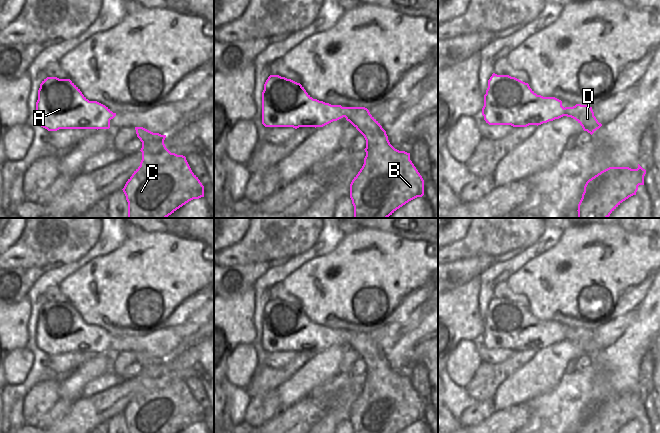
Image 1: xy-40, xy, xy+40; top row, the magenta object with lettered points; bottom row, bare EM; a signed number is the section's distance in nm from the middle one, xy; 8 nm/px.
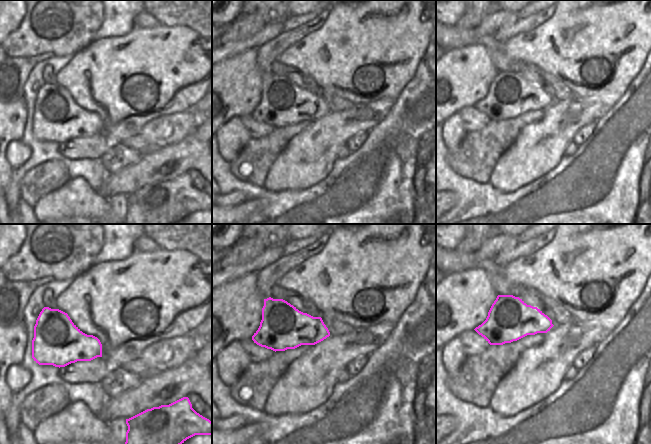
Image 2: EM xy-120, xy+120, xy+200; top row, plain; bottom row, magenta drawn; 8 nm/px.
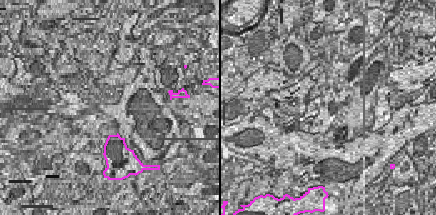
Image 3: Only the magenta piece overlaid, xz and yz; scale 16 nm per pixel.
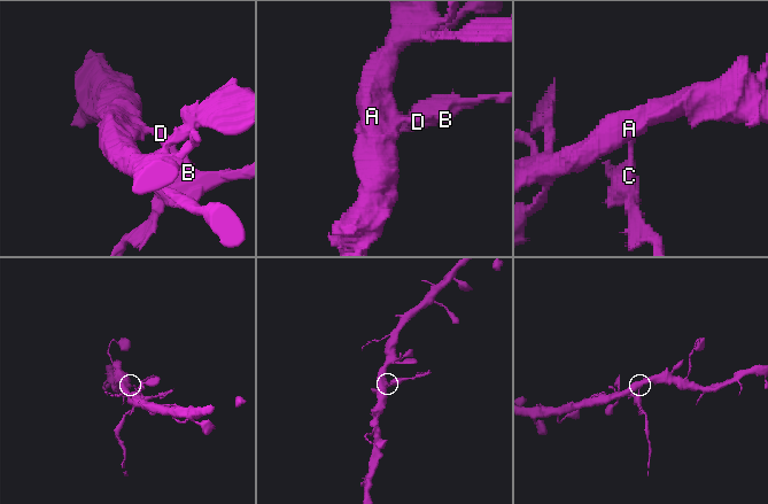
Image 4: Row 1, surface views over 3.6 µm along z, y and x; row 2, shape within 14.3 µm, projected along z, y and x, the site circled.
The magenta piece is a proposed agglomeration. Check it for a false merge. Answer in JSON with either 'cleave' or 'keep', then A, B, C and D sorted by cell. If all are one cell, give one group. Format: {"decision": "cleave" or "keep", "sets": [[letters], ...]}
{"decision": "cleave", "sets": [["A"], ["B", "C", "D"]]}

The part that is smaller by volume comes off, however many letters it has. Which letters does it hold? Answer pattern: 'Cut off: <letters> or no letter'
Cut off: B, C, D

